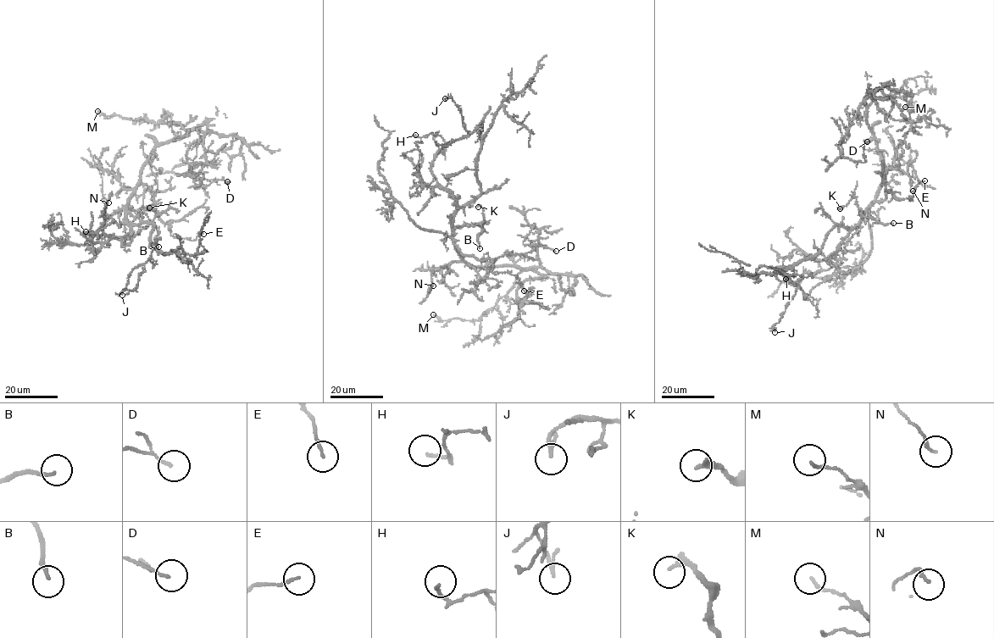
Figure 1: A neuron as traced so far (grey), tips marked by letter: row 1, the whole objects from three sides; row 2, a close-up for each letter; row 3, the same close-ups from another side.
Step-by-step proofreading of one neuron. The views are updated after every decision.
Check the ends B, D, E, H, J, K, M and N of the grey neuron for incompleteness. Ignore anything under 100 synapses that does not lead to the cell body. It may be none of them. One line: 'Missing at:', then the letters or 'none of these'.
Missing at: none of these

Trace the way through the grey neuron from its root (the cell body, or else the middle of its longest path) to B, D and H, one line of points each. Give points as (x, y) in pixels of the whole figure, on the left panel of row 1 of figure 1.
B: (129, 205), (126, 210), (130, 213), (136, 217), (144, 213), (154, 223), (158, 232), (155, 241), (158, 246)
D: (129, 205), (156, 145), (194, 130), (205, 133), (206, 163), (194, 188), (227, 181)
H: (129, 205), (125, 224), (130, 233), (105, 235), (106, 214), (114, 221), (95, 233), (86, 231)

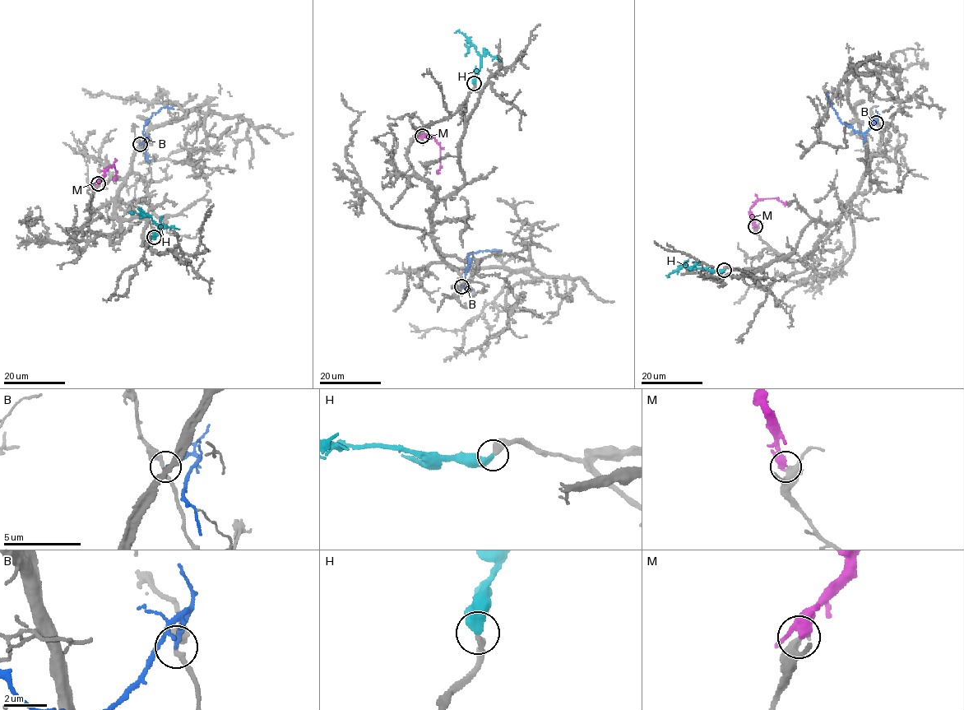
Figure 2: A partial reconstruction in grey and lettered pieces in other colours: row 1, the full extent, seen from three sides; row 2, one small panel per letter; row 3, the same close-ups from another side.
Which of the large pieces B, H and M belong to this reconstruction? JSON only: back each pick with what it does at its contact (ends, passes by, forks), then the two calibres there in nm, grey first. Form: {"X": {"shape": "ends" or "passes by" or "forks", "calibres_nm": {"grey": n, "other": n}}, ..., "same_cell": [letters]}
{"H": {"shape": "ends", "calibres_nm": {"grey": 340, "other": 480}}, "same_cell": ["H"]}

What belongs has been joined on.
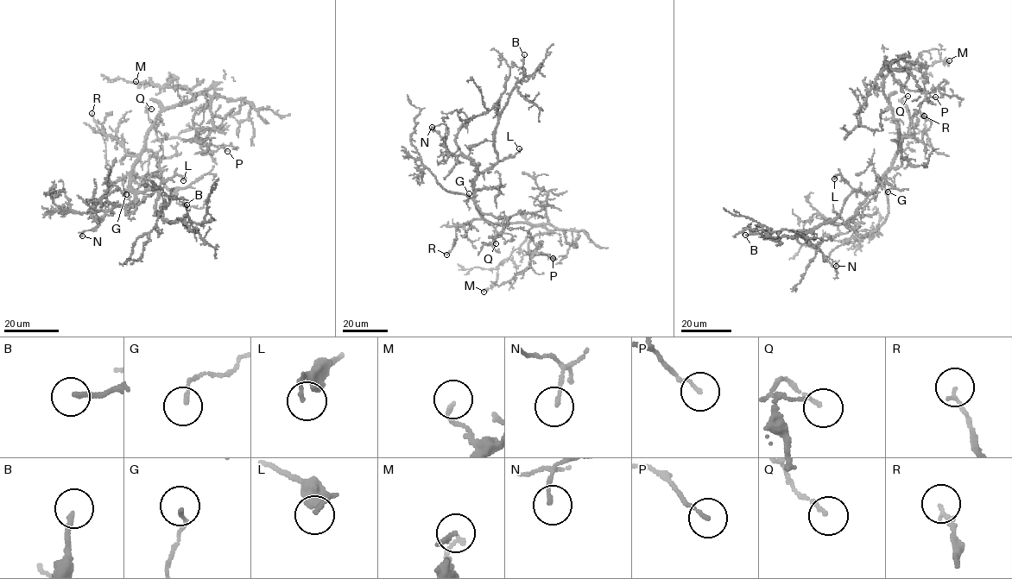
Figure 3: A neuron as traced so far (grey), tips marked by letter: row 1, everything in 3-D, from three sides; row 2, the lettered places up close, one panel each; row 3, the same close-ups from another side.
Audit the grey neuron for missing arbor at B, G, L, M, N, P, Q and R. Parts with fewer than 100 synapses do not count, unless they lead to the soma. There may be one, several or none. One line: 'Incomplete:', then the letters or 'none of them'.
Incomplete: none of them

